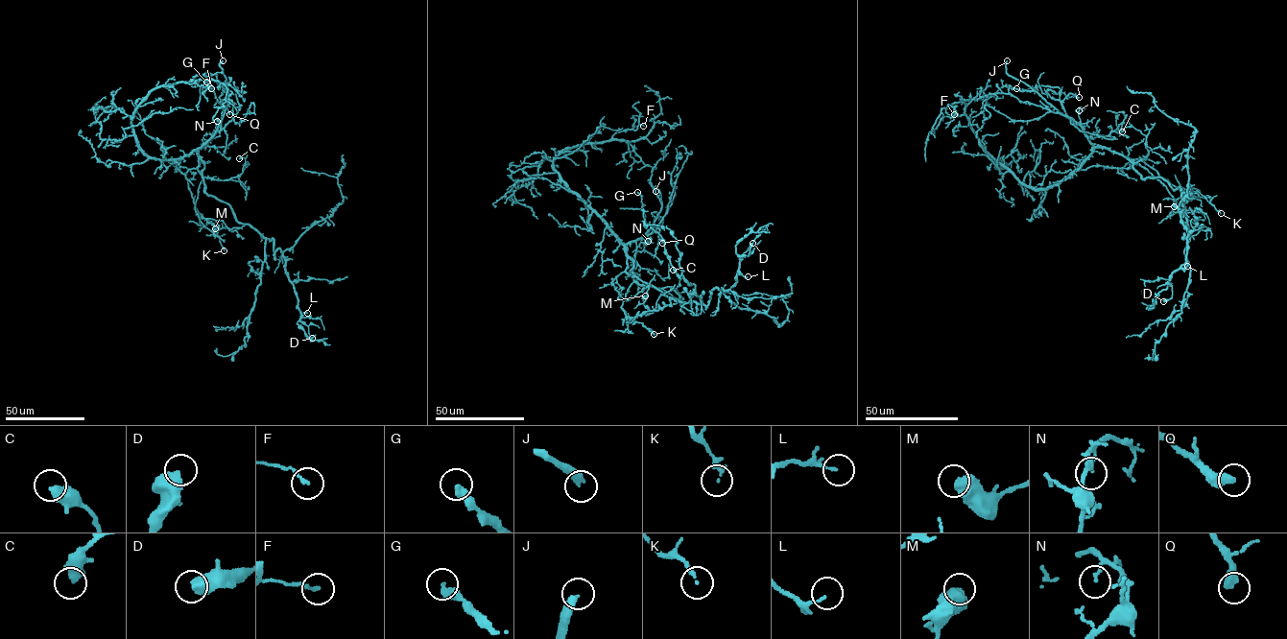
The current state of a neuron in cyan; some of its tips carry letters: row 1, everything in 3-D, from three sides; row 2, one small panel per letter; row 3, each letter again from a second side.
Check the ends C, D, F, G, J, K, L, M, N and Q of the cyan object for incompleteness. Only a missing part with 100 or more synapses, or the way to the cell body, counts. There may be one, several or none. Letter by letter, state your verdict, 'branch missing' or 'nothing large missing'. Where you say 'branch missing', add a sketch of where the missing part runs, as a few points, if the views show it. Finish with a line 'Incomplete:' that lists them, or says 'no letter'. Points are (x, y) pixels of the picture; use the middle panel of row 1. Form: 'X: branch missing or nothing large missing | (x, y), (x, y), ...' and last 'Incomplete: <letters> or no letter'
C: nothing large missing
D: nothing large missing
F: nothing large missing
G: nothing large missing
J: branch missing | (655, 191), (643, 178), (639, 169)
K: nothing large missing
L: nothing large missing
M: nothing large missing
N: nothing large missing
Q: nothing large missing
Incomplete: J

